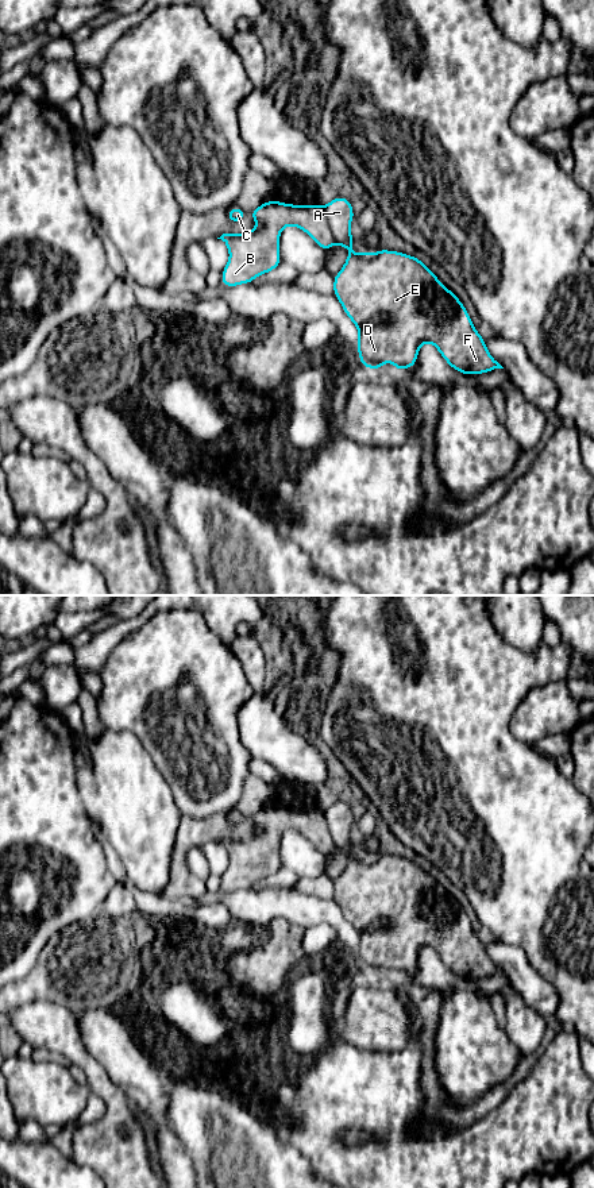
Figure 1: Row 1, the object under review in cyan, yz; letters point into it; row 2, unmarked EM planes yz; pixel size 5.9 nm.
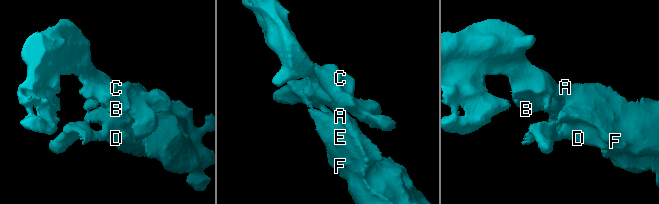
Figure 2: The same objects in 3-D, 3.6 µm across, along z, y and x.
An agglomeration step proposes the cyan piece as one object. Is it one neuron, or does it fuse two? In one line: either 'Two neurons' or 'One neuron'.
One neuron

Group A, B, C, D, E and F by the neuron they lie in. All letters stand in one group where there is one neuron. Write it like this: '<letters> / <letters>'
A B C D E F

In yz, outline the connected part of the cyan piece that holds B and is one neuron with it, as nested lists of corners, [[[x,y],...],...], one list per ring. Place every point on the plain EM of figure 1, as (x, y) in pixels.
[[[336,802],[325,811],[293,810],[271,803],[255,813],[251,821],[258,828],[254,834],[244,840],[223,838],[217,842],[230,855],[230,864],[221,878],[224,891],[251,888],[258,880],[277,873],[281,869],[279,838],[286,830],[296,830],[310,840],[325,857],[335,846],[348,856],[343,873],[333,882],[332,898],[359,936],[358,960],[362,971],[379,975],[383,968],[392,967],[396,969],[396,977],[410,973],[417,968],[421,949],[429,946],[444,965],[462,979],[475,980],[504,973],[490,960],[466,911],[418,861],[390,855],[378,855],[374,859],[356,859],[351,855],[356,846],[350,837],[355,818],[348,803]]]

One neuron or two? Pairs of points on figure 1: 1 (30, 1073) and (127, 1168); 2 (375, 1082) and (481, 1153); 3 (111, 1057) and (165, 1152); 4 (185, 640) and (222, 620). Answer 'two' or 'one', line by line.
1: two
2: one
3: one
4: two

